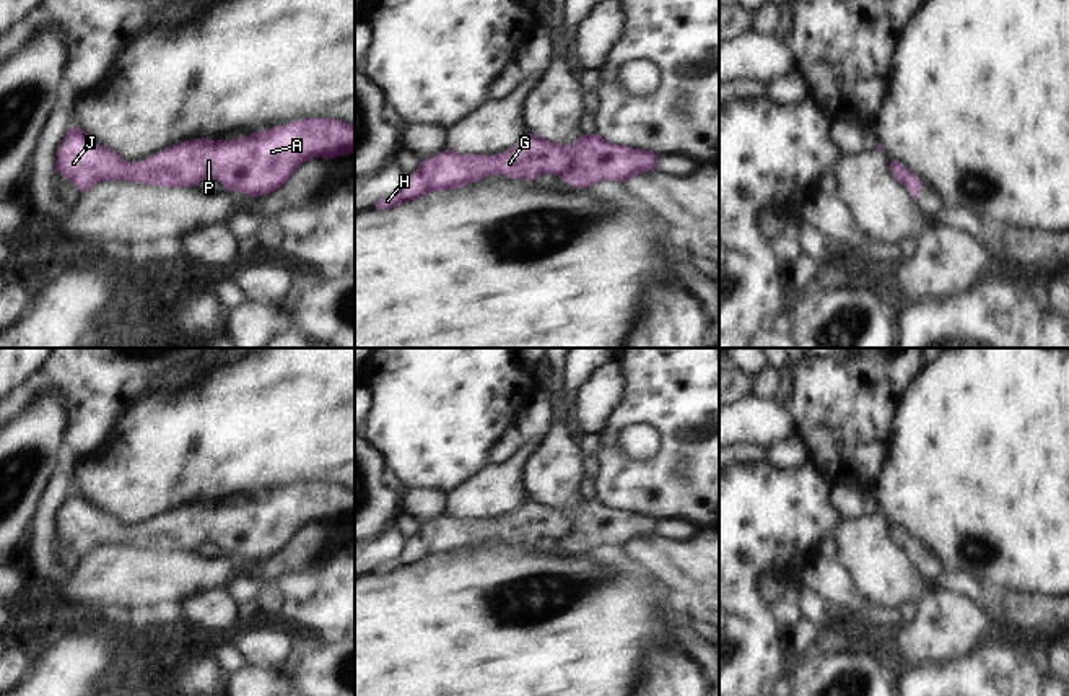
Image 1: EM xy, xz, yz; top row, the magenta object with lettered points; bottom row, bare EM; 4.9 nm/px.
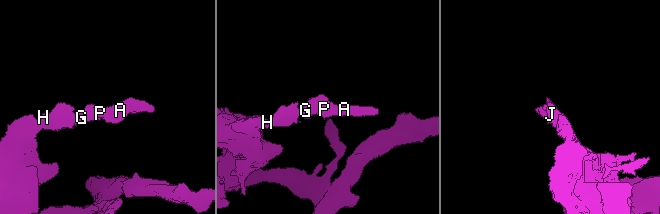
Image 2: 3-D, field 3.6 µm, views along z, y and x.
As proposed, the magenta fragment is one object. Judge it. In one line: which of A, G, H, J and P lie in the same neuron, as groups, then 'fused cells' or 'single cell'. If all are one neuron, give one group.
A G H J P; single cell

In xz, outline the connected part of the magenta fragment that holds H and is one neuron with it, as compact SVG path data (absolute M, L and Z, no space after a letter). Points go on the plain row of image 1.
M529 498L508 515L498 519L443 517L420 525L408 538L400 556L384 561L377 572L392 572L421 559L460 553L490 538L534 545L542 538L555 538L573 551L587 553L597 545L625 546L646 535L654 535L659 519L626 509L613 509L599 498L581 499L573 509L561 509Z

